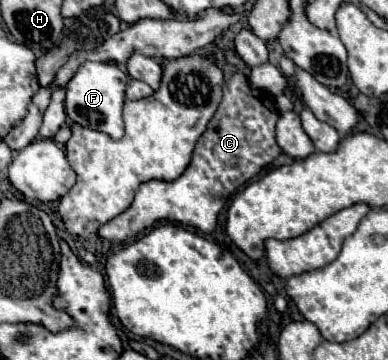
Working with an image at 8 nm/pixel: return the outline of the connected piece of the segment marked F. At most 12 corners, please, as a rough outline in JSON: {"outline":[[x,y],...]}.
{"outline":[[86,60],[66,84],[74,124],[124,136],[128,76]]}

